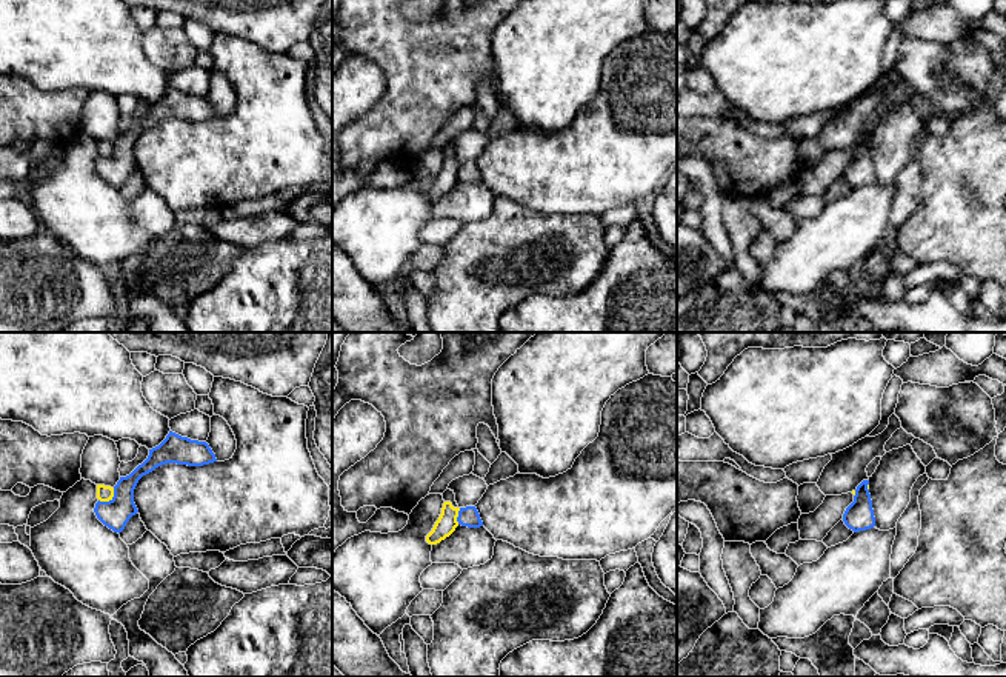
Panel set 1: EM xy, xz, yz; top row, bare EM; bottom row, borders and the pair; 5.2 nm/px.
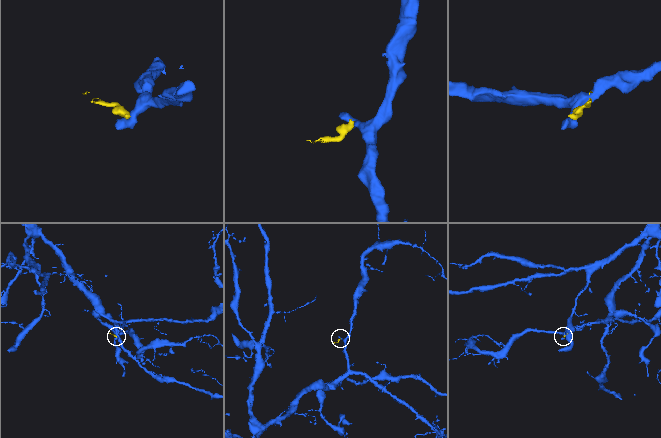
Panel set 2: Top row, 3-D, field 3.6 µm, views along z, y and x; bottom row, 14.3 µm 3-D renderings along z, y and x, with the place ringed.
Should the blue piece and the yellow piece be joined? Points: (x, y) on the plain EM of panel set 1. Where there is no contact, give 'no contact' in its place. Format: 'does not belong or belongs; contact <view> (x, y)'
does not belong; contact xy (109, 156)

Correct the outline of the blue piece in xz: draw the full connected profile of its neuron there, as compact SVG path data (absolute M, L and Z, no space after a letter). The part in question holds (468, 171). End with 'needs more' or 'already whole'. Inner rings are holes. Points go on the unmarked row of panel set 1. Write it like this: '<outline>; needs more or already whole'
M475 162L460 163L457 177L458 180L468 182L468 183L483 182L483 177Z; already whole

